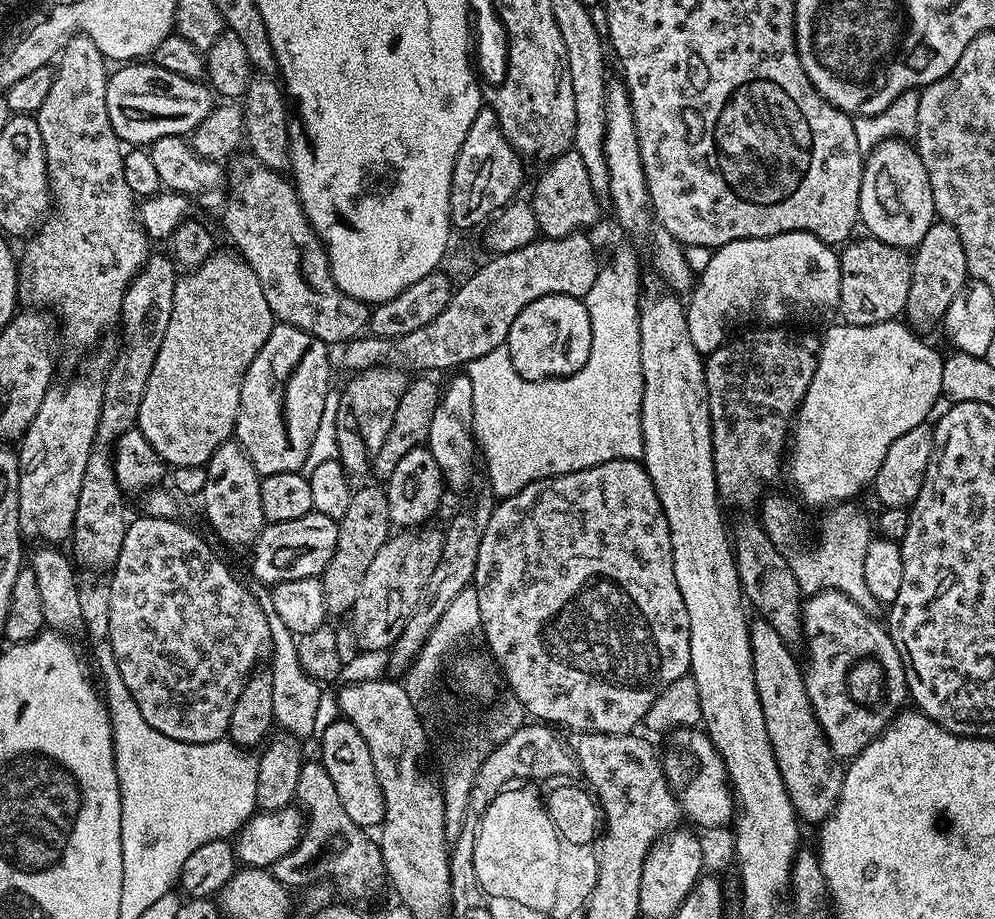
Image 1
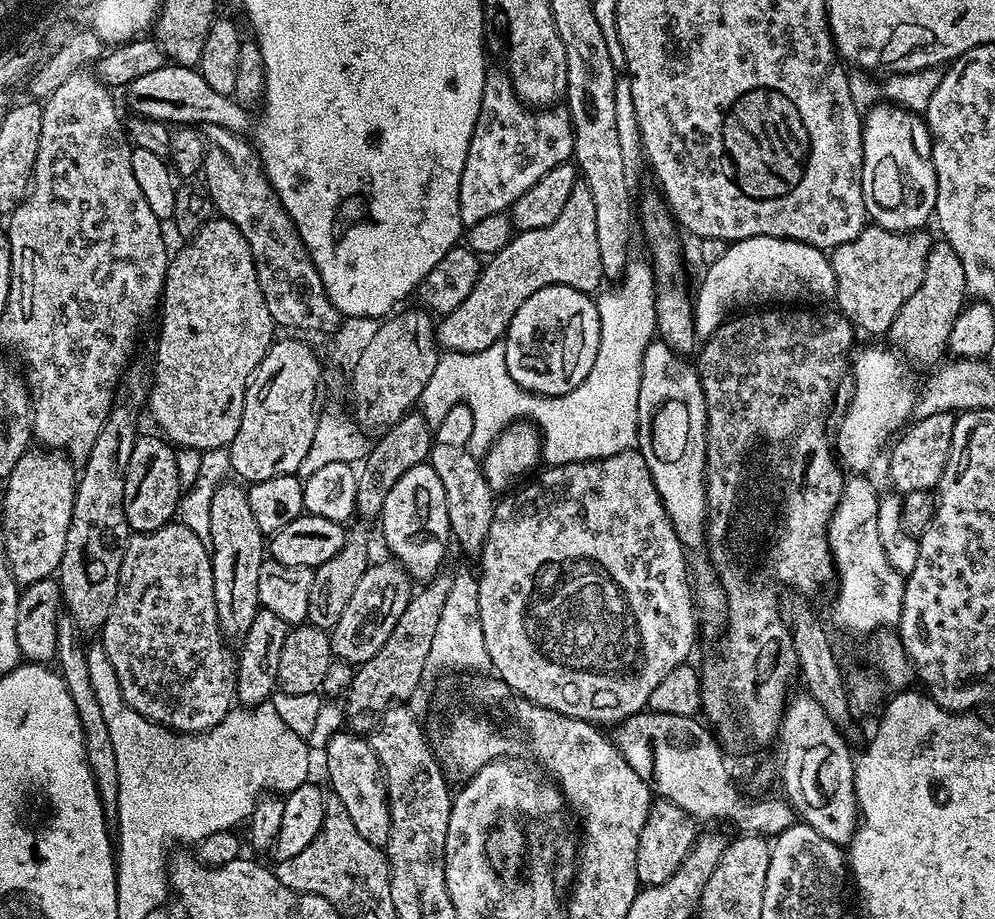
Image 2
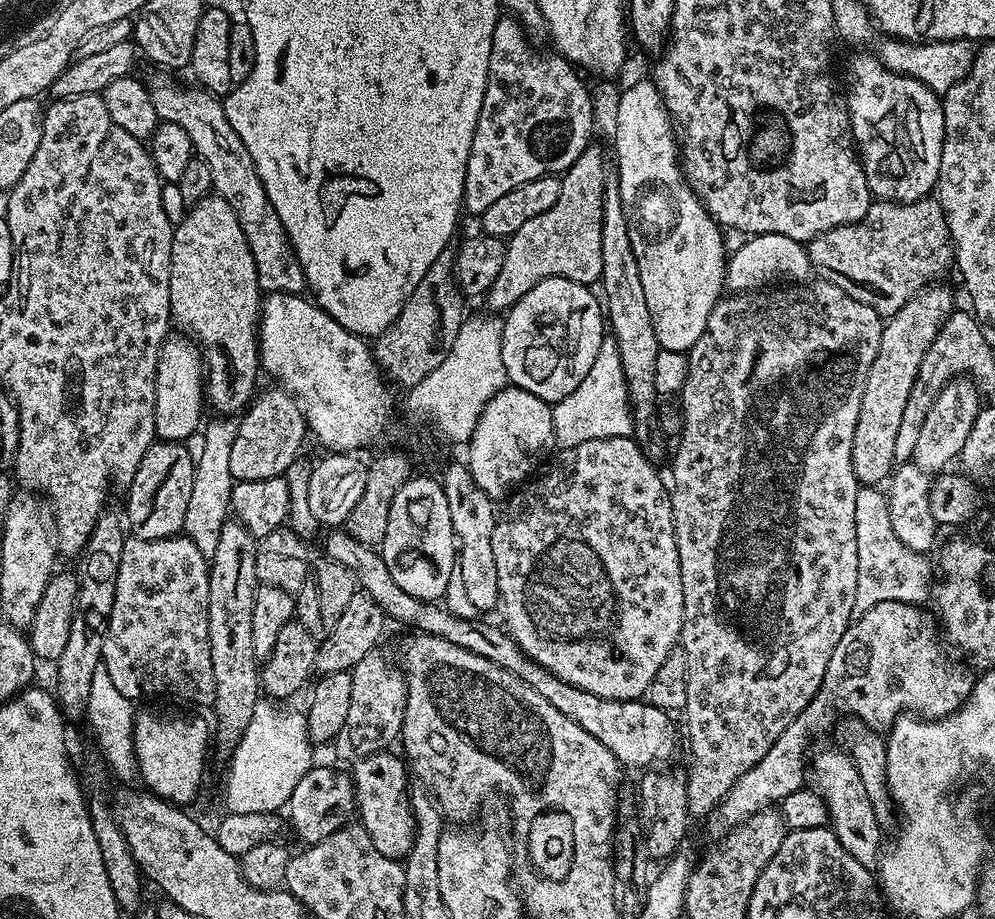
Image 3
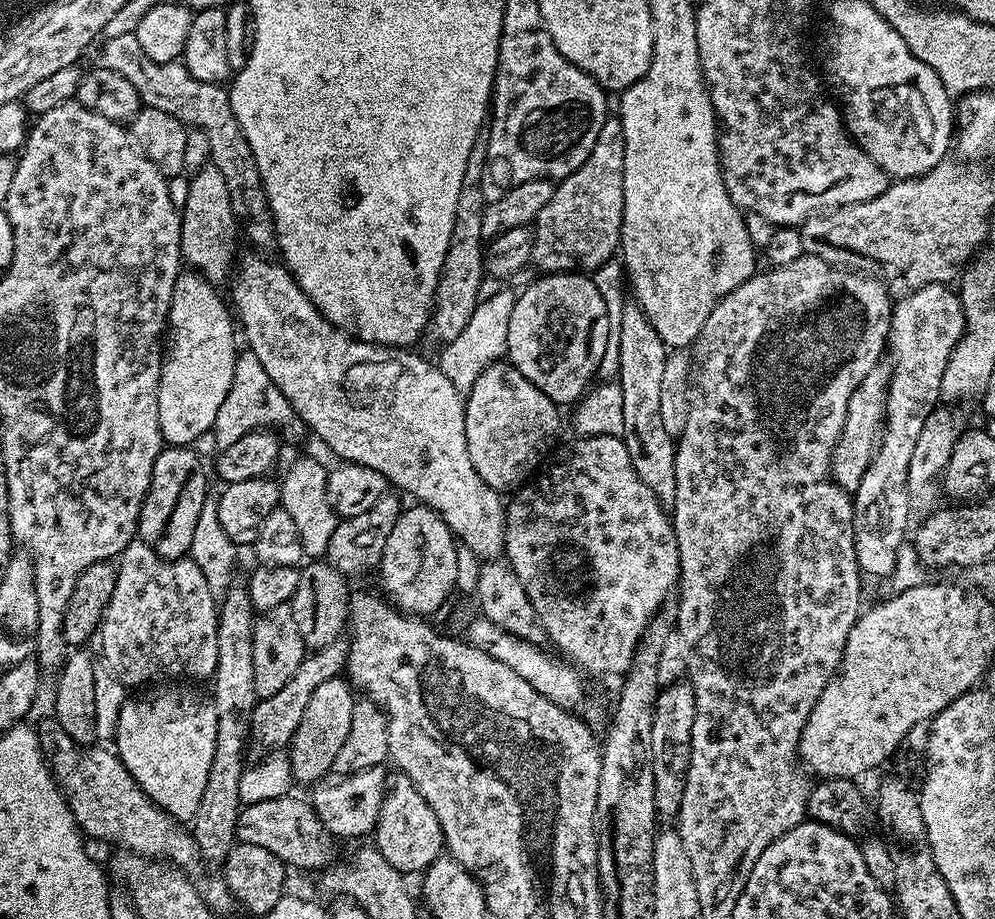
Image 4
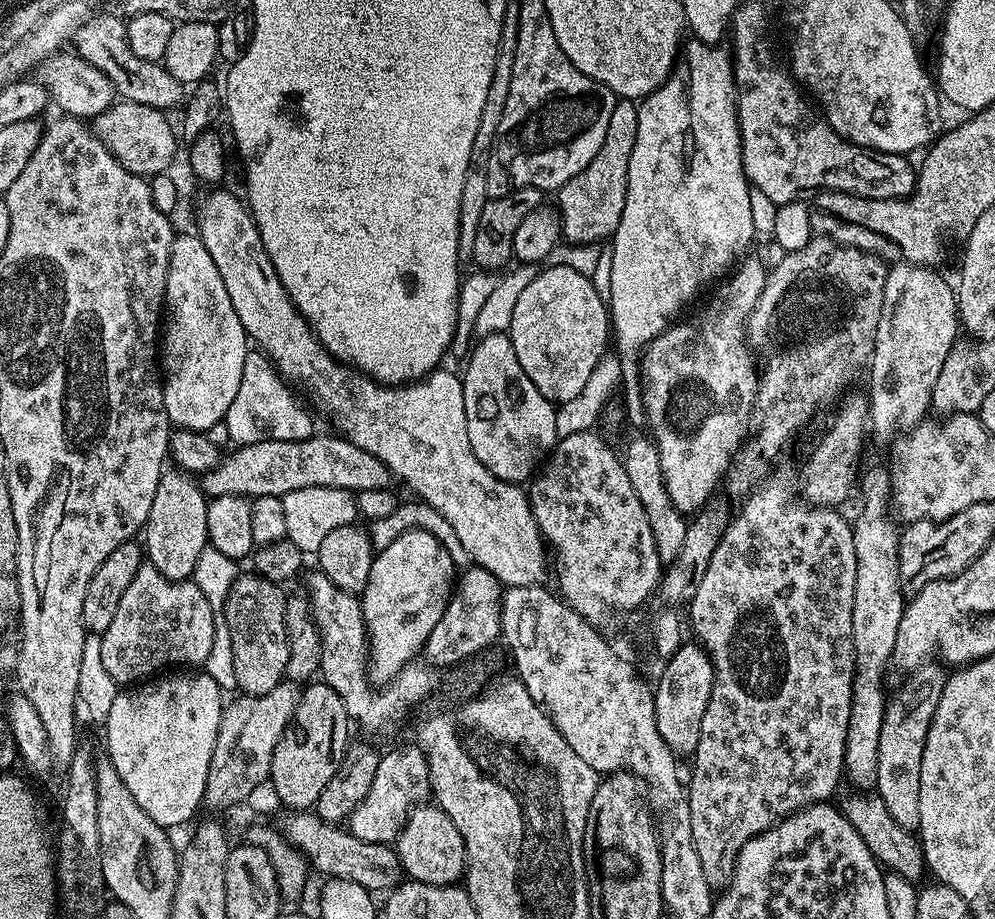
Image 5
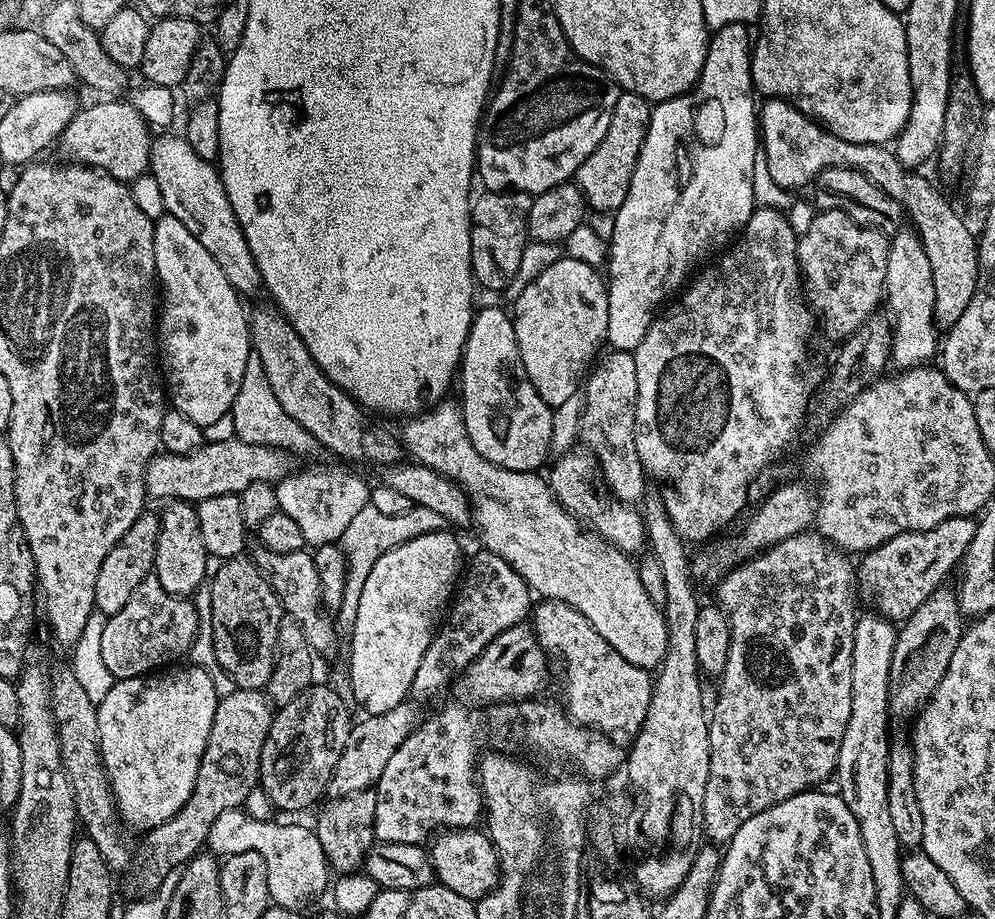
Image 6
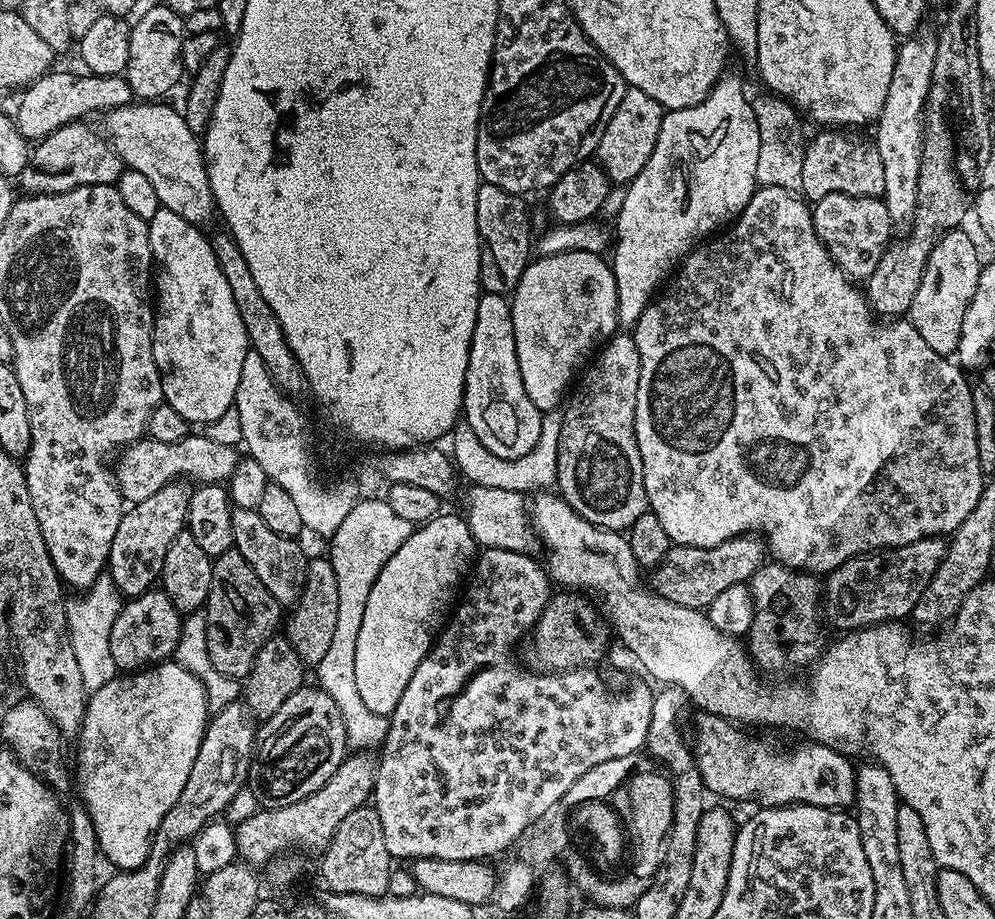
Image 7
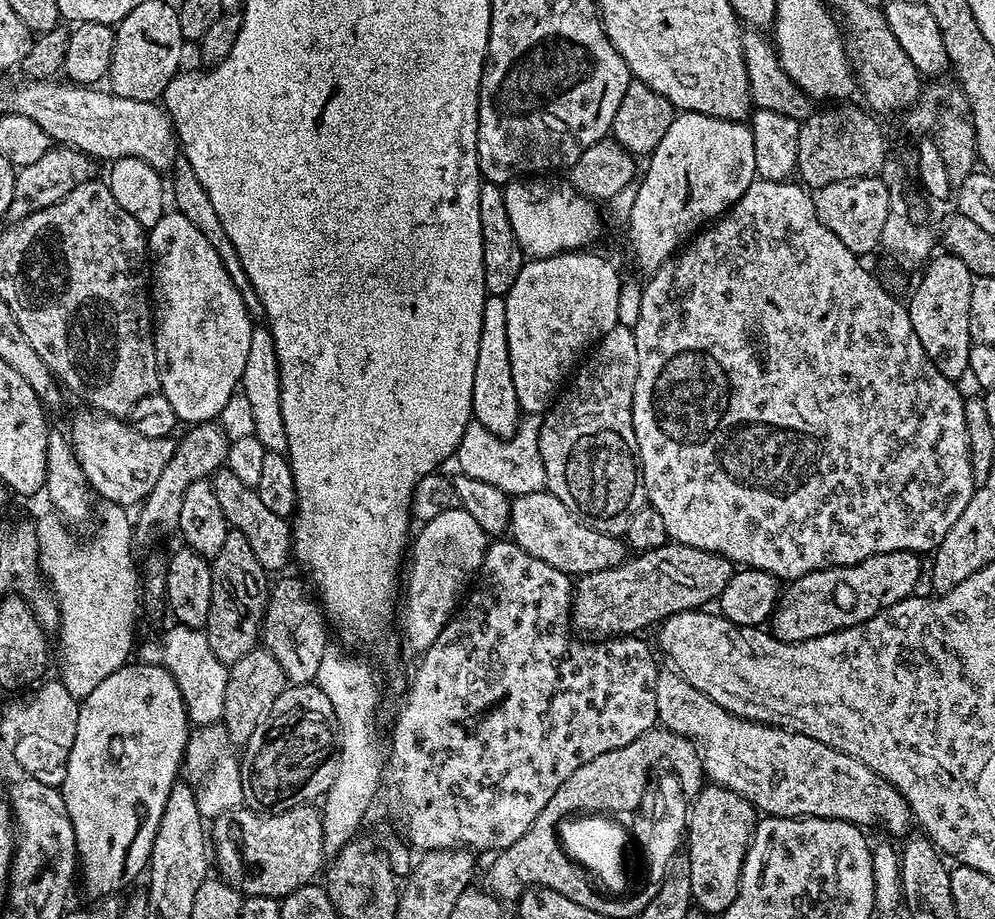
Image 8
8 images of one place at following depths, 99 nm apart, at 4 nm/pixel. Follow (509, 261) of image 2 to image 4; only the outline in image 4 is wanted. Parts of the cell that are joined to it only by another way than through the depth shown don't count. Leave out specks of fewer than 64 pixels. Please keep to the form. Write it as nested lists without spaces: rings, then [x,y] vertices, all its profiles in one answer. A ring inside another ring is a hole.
[[[609,118],[598,130],[598,138],[594,141],[594,150],[564,180],[553,187],[550,202],[542,206],[542,210],[534,221],[532,234],[531,263],[537,264],[544,274],[554,272],[575,272],[592,274],[603,266],[607,260],[617,255],[620,246],[620,227],[624,217],[624,163],[626,162],[626,138],[622,134],[619,119]]]

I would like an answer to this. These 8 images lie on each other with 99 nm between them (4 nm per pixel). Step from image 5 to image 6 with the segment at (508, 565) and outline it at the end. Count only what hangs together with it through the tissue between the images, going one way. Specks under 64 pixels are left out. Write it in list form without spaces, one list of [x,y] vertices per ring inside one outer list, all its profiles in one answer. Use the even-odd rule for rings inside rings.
[[[168,134],[157,135],[152,141],[150,175],[158,178],[165,213],[178,218],[178,222],[182,222],[182,226],[186,226],[186,230],[190,230],[190,234],[202,242],[203,248],[214,257],[214,262],[222,266],[222,274],[226,274],[236,292],[247,294],[261,291],[260,271],[250,254],[246,234],[230,206],[230,198],[217,165],[213,161],[198,158],[183,135],[164,135]],[[454,402],[433,404],[431,408],[403,421],[404,429],[398,433],[399,443],[403,451],[408,452],[413,461],[452,480],[468,495],[472,510],[472,524],[480,535],[485,549],[507,564],[525,580],[537,597],[546,600],[557,600],[570,605],[626,662],[634,662],[634,666],[649,670],[659,669],[664,663],[664,655],[668,652],[668,623],[664,620],[661,605],[655,604],[646,594],[640,581],[640,569],[633,557],[621,552],[603,536],[582,526],[568,509],[556,501],[552,487],[543,475],[535,471],[515,472],[512,469],[500,468],[490,461],[484,460],[478,450],[471,444],[464,425],[461,405]]]

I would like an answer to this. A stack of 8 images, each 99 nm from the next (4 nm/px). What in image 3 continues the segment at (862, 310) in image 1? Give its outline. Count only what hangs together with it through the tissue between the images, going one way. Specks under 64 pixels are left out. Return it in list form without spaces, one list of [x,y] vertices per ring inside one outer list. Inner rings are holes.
[[[936,198],[915,200],[912,204],[874,202],[858,222],[823,232],[807,241],[806,247],[813,269],[821,268],[821,273],[829,277],[853,280],[869,288],[872,292],[861,291],[859,298],[884,318],[906,306],[911,296],[939,281],[943,277],[940,275],[954,264],[948,217]]]

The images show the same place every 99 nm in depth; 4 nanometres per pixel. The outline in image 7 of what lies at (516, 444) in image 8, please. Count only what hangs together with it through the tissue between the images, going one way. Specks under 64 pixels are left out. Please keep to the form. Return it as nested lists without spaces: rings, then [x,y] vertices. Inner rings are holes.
[[[559,409],[543,413],[541,434],[536,448],[517,459],[504,459],[492,455],[477,439],[466,418],[461,416],[456,420],[456,424],[450,433],[450,441],[452,440],[450,455],[453,463],[456,465],[459,475],[463,479],[465,477],[468,480],[467,483],[471,485],[488,486],[496,490],[514,490],[525,494],[551,489],[556,483],[556,441],[561,437],[562,416],[563,413]]]

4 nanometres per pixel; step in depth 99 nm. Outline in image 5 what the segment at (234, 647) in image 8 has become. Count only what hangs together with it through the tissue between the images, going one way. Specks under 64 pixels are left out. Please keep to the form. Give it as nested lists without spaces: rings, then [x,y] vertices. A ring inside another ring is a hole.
[[[248,570],[240,574],[229,588],[229,593],[222,601],[224,608],[223,627],[230,634],[233,643],[234,673],[237,689],[246,696],[270,694],[278,686],[288,671],[290,646],[286,630],[284,602],[285,589],[279,584],[271,584],[266,578],[257,576]]]

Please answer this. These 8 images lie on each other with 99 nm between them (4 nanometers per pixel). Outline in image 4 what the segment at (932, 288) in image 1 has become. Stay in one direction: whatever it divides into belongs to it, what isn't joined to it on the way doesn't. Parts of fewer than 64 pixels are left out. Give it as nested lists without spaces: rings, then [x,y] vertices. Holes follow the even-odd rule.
[[[884,362],[878,363],[874,370],[870,370],[870,374],[866,374],[866,378],[862,378],[858,390],[850,394],[850,406],[846,406],[846,422],[836,443],[836,452],[832,455],[832,478],[836,485],[849,494],[855,494],[858,490],[858,482],[862,482],[862,476],[866,474],[876,446],[880,442],[891,377],[891,367]]]

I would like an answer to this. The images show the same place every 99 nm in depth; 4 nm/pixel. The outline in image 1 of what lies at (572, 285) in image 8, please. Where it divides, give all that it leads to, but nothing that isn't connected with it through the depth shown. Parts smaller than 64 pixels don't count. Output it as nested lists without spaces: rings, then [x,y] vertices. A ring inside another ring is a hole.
[[[543,296],[518,314],[508,331],[506,350],[514,370],[527,380],[550,381],[555,376],[569,376],[590,358],[590,314],[583,299],[574,296]]]

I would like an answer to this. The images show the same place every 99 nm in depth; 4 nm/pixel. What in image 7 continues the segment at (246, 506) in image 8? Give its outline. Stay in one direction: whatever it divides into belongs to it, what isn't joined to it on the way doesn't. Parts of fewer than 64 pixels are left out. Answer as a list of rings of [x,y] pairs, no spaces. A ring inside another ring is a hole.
[[[233,507],[230,518],[234,550],[250,562],[250,570],[258,574],[258,582],[270,590],[272,597],[282,606],[295,606],[304,589],[309,557],[300,549],[300,540],[275,533],[266,526],[255,508]]]

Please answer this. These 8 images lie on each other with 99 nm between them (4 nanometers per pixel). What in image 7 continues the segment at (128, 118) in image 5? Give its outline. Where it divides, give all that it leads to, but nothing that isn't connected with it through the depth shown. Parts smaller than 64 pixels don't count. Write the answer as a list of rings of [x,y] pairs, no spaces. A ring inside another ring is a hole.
[[[75,122],[62,125],[44,137],[31,149],[28,165],[20,171],[18,184],[24,187],[25,193],[62,194],[66,190],[74,190],[78,186],[91,184],[115,185],[126,170],[126,165],[119,154],[99,131],[91,128],[88,122]]]

